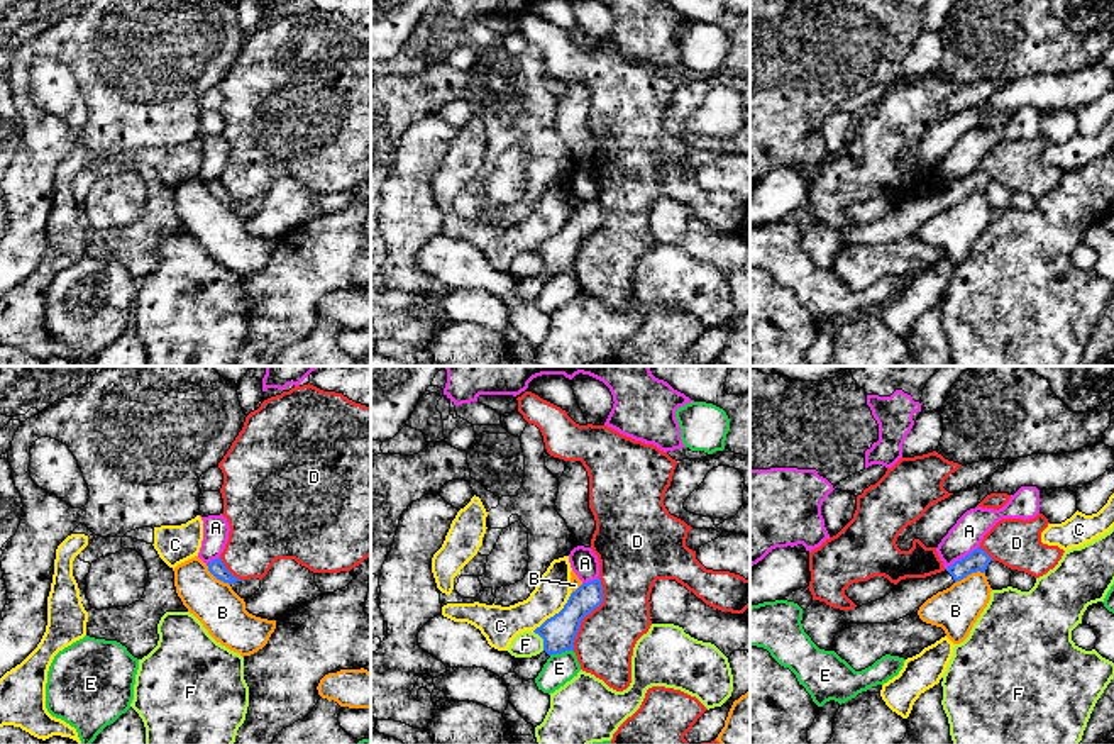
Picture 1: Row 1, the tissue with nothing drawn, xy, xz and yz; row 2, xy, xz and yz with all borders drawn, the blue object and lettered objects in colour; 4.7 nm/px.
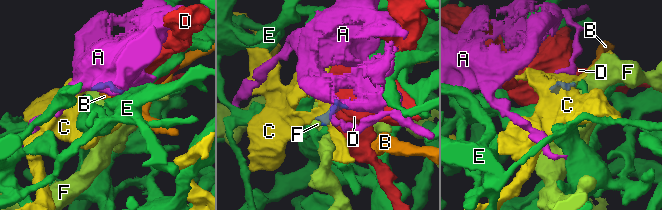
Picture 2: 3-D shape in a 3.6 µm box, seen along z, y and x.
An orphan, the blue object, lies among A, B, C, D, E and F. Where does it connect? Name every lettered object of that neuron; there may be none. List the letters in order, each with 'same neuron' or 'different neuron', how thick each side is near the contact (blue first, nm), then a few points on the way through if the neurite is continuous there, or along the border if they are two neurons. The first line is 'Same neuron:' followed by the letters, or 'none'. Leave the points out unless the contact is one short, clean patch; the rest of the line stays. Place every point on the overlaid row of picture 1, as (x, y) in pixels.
Same neuron: none
A: different neuron; calibres 100 and 150 nm; border yz (977, 546), (945, 568)
B: different neuron; calibres 100 and 220 nm; border yz (984, 571), (974, 571), (955, 583)
C: different neuron; calibres 160 and 160 nm; border xz (573, 592), (557, 612), (532, 631)
D: different neuron; calibres 160 and 280 nm
E: different neuron; calibres 160 and 140 nm; border xz (573, 649), (551, 656)
F: different neuron; calibres 160 and 120 nm; border xz (534, 631), (542, 639), (544, 649)

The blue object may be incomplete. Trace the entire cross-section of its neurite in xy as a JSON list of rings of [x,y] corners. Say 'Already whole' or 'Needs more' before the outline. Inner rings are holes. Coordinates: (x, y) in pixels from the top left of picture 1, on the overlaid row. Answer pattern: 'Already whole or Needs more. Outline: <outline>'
Already whole. Outline: [[[220,558],[210,561],[207,566],[208,566],[208,571],[210,571],[217,580],[220,580],[220,581],[223,581],[223,583],[232,585],[232,583],[235,583],[235,581],[244,581],[244,580],[235,578],[235,576],[225,568],[225,564],[222,563]]]

